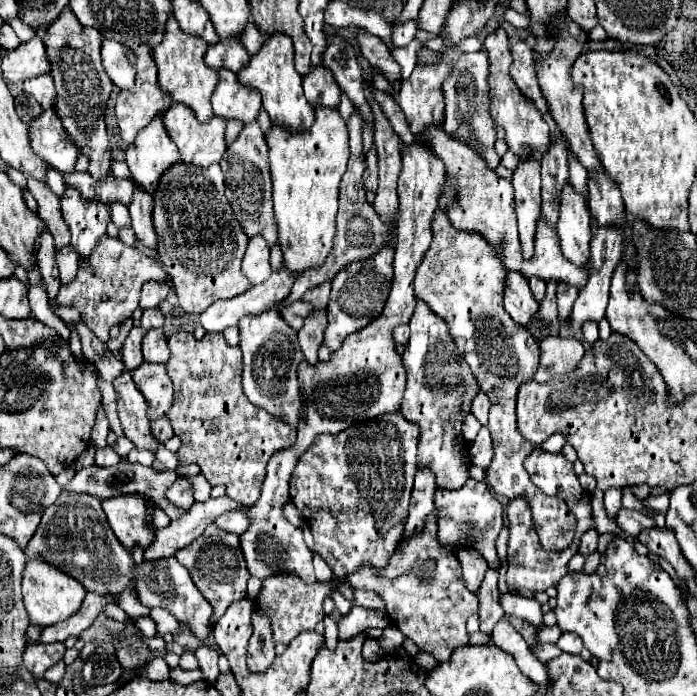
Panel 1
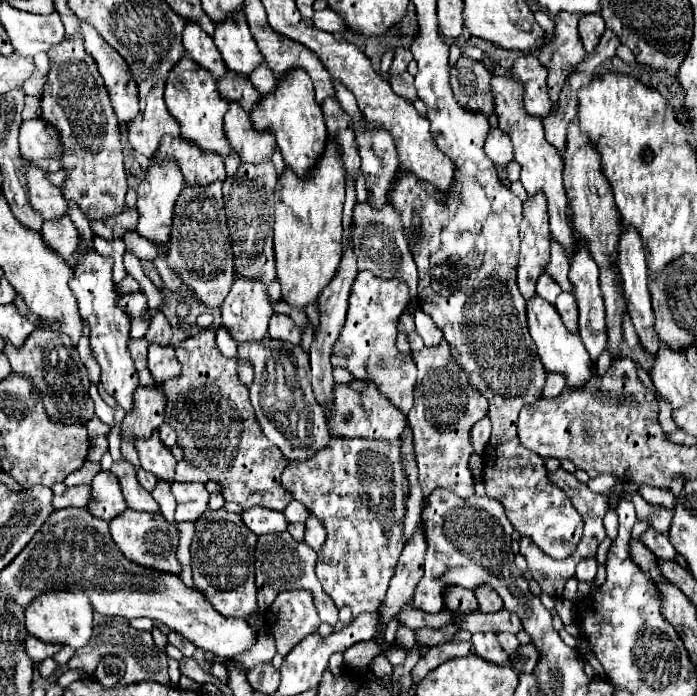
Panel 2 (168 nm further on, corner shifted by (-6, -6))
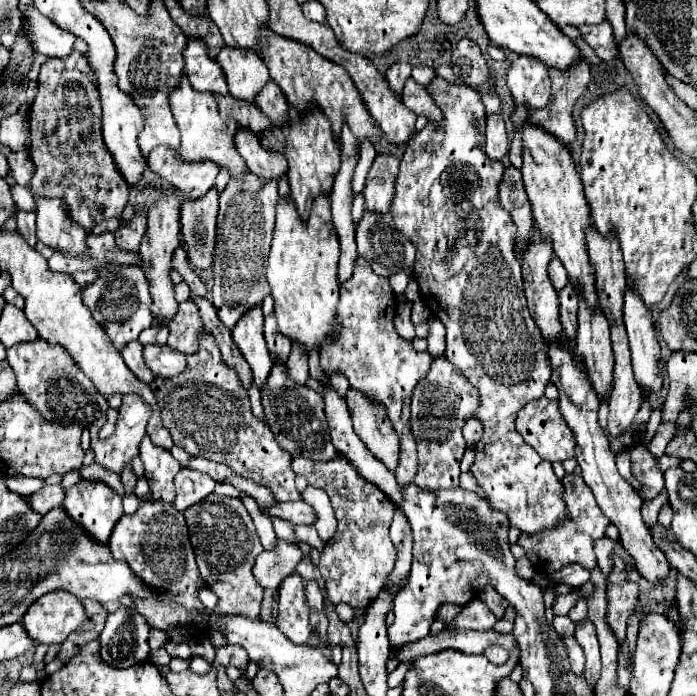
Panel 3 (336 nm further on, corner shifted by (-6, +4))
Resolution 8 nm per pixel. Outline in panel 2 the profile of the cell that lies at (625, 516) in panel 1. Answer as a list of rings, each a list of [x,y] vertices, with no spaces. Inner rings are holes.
[[[648,529],[646,533],[642,533],[642,543],[658,557],[658,559],[664,559],[664,561],[676,561],[676,549],[670,545],[668,537],[654,531],[654,529]]]

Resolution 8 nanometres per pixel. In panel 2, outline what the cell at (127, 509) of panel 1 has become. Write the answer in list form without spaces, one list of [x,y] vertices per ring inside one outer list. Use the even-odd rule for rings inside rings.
[[[126,509],[124,515],[120,515],[120,519],[112,519],[110,533],[112,533],[112,541],[116,543],[116,547],[122,551],[122,555],[128,561],[138,563],[146,569],[160,571],[160,573],[164,573],[164,571],[172,573],[172,575],[182,573],[182,565],[176,559],[176,547],[178,547],[180,531],[176,525],[170,525],[168,521],[164,521],[162,515]]]

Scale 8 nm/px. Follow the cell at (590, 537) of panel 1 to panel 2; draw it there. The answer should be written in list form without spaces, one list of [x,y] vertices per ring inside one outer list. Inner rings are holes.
[[[584,559],[584,561],[580,561],[578,567],[576,567],[576,579],[590,583],[596,577],[596,569],[598,569],[596,559]]]

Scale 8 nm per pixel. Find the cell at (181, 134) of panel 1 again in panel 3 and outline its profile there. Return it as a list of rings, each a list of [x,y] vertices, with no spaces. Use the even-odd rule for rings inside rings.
[[[166,145],[152,149],[148,155],[148,167],[176,187],[182,197],[198,199],[214,185],[218,169],[212,161],[182,161],[178,153],[172,153]]]

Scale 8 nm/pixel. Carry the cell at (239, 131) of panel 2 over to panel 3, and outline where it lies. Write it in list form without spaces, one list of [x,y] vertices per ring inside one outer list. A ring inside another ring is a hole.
[[[240,127],[236,129],[234,145],[238,153],[244,157],[248,169],[264,181],[278,179],[278,175],[286,173],[288,169],[286,157],[280,151],[264,147],[260,139],[254,133],[248,133],[246,129],[240,129]]]

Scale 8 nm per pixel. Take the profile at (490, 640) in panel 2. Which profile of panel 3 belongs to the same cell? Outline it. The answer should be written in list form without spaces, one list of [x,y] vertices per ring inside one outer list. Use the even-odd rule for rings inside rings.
[[[488,647],[484,651],[484,655],[494,663],[494,665],[502,665],[508,661],[508,651],[502,651],[500,647]]]

